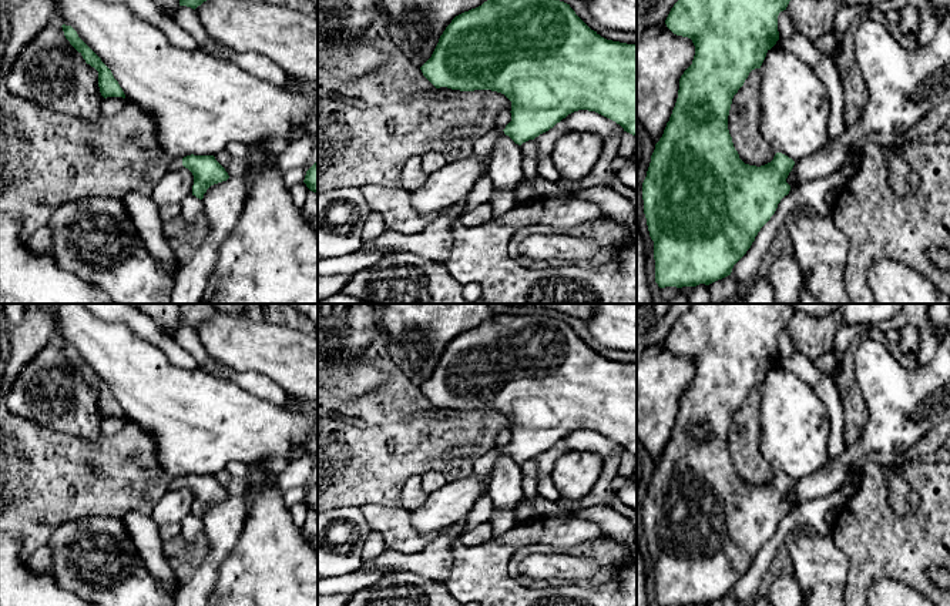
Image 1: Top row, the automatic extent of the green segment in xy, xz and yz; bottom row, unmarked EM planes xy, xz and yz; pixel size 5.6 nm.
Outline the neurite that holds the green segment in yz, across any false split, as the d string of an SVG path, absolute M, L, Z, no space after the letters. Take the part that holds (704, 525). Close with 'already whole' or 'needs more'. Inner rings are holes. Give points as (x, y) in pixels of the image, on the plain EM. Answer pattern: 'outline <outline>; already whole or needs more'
outline M692 304L665 339L674 354L692 359L695 375L679 398L675 426L662 456L655 463L642 502L644 533L654 560L658 606L709 605L731 595L734 585L746 573L761 548L775 533L781 519L790 510L786 498L795 481L776 472L765 485L745 483L734 466L728 435L734 415L749 392L761 388L766 372L779 359L778 335L786 329L793 314L789 304Z; already whole

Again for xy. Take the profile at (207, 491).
outline M191 473L191 475L184 476L182 479L172 478L172 481L169 483L169 491L179 489L182 485L192 492L192 495L194 495L192 515L195 515L199 519L204 518L204 513L207 512L207 509L211 505L226 500L229 498L225 488L215 479L214 475L194 475L194 473Z; needs more

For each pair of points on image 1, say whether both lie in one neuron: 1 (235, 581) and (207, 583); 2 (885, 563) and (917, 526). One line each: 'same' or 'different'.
1: different
2: same

